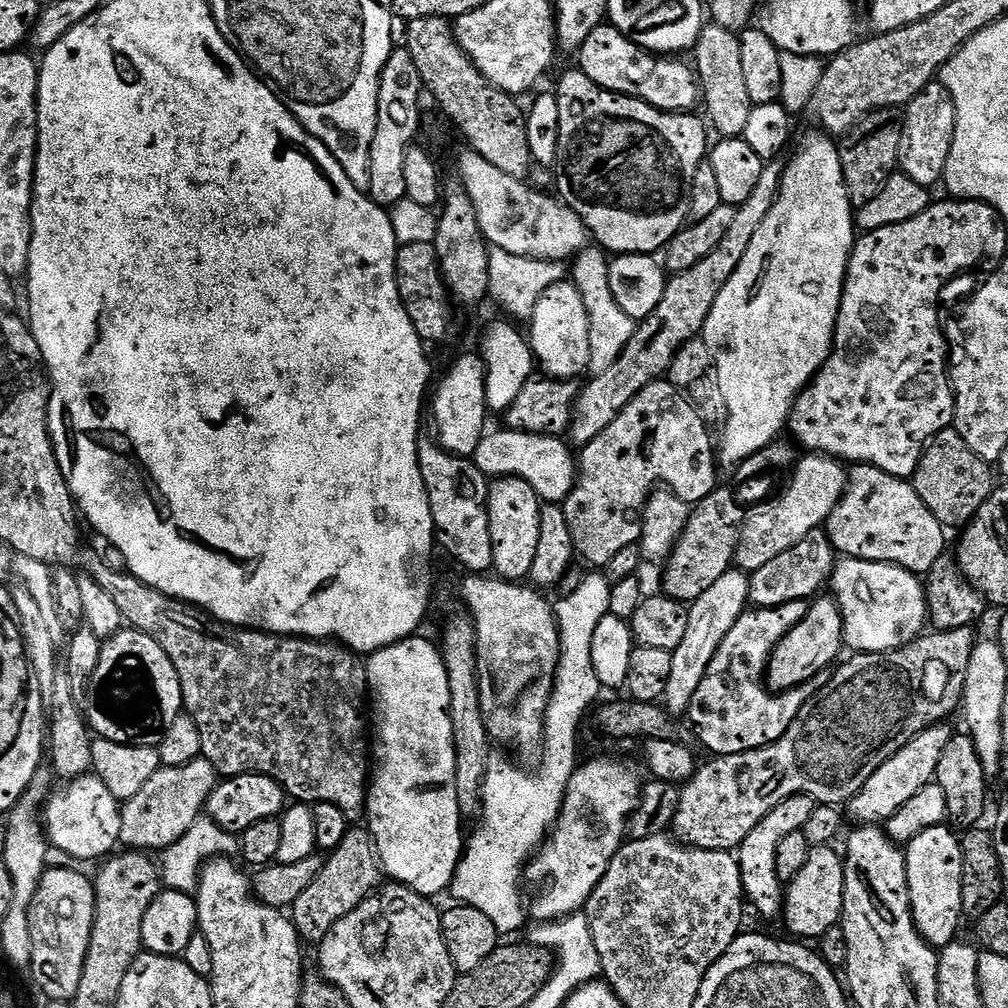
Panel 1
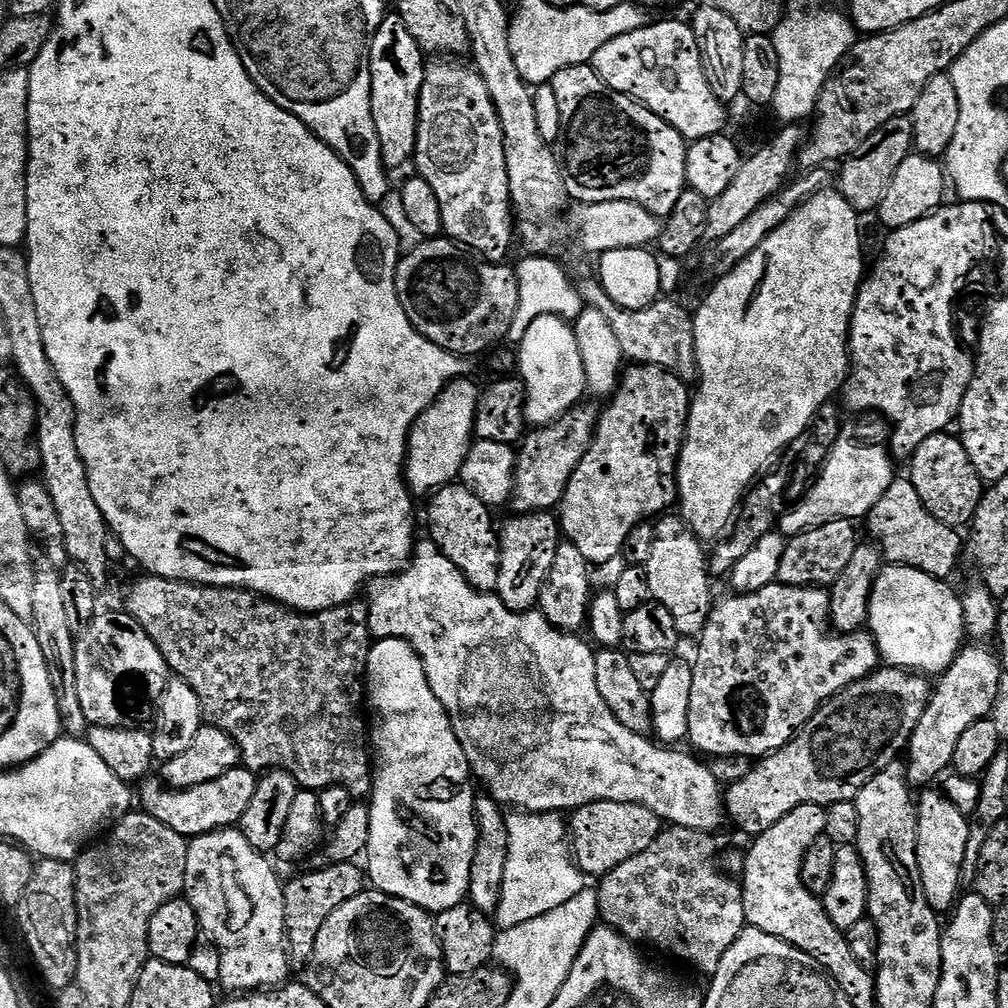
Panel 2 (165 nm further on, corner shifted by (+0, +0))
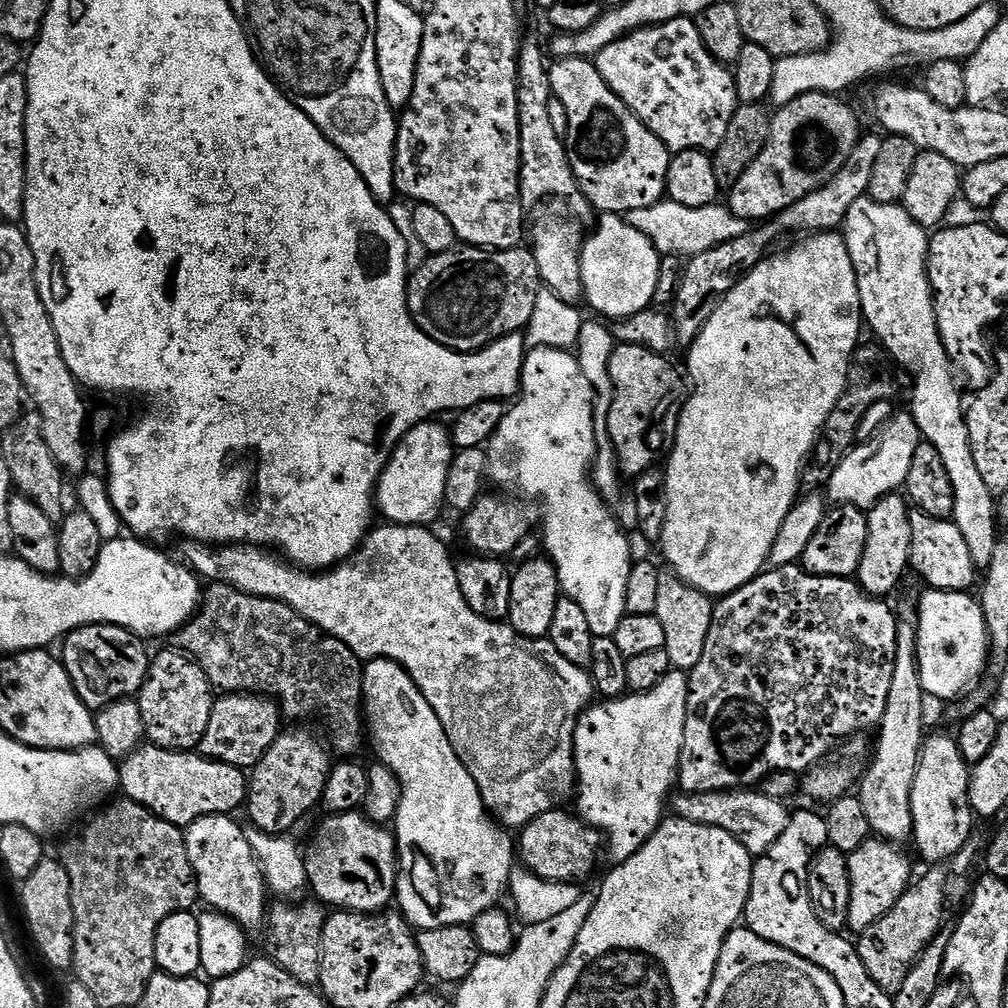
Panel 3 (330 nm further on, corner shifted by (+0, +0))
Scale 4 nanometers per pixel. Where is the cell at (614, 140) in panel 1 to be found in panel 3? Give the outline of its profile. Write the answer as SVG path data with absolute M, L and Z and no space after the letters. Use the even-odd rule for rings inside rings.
M560 58L549 67L548 73L554 99L566 106L568 135L563 137L564 149L568 152L568 161L580 192L591 202L593 209L600 214L627 214L665 199L673 153L612 93L595 63L584 58Z

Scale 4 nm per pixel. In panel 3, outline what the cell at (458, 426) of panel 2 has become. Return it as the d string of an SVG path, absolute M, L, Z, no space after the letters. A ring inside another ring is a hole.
M425 422L416 424L409 432L401 438L396 449L392 452L388 464L384 467L383 474L380 475L379 482L376 483L375 503L378 505L378 512L390 524L401 524L411 528L422 528L432 526L432 523L440 516L440 511L445 511L446 501L446 478L452 465L454 449L452 446L452 433L447 427L444 428L440 422Z

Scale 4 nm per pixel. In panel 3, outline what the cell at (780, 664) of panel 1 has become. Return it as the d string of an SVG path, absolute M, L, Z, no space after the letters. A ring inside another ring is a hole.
M900 494L886 495L867 511L866 550L862 550L862 562L855 574L855 579L866 595L888 598L899 586L904 571L909 571L913 538L913 532L910 530L910 512L907 499Z

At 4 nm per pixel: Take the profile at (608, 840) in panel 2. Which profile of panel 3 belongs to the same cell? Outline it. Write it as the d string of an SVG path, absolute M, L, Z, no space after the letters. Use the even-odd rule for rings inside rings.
M560 811L538 814L538 818L519 829L518 860L538 878L579 885L580 880L590 879L596 868L596 851L599 848L601 851L602 836L597 829L585 824L579 815Z

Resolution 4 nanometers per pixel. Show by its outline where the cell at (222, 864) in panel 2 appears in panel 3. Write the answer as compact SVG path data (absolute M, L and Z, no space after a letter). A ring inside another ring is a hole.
M228 814L203 816L187 825L184 841L192 873L196 876L196 891L211 911L228 916L242 929L263 929L270 911L268 885L264 882L260 863L252 853L248 832L240 829L232 819Z

